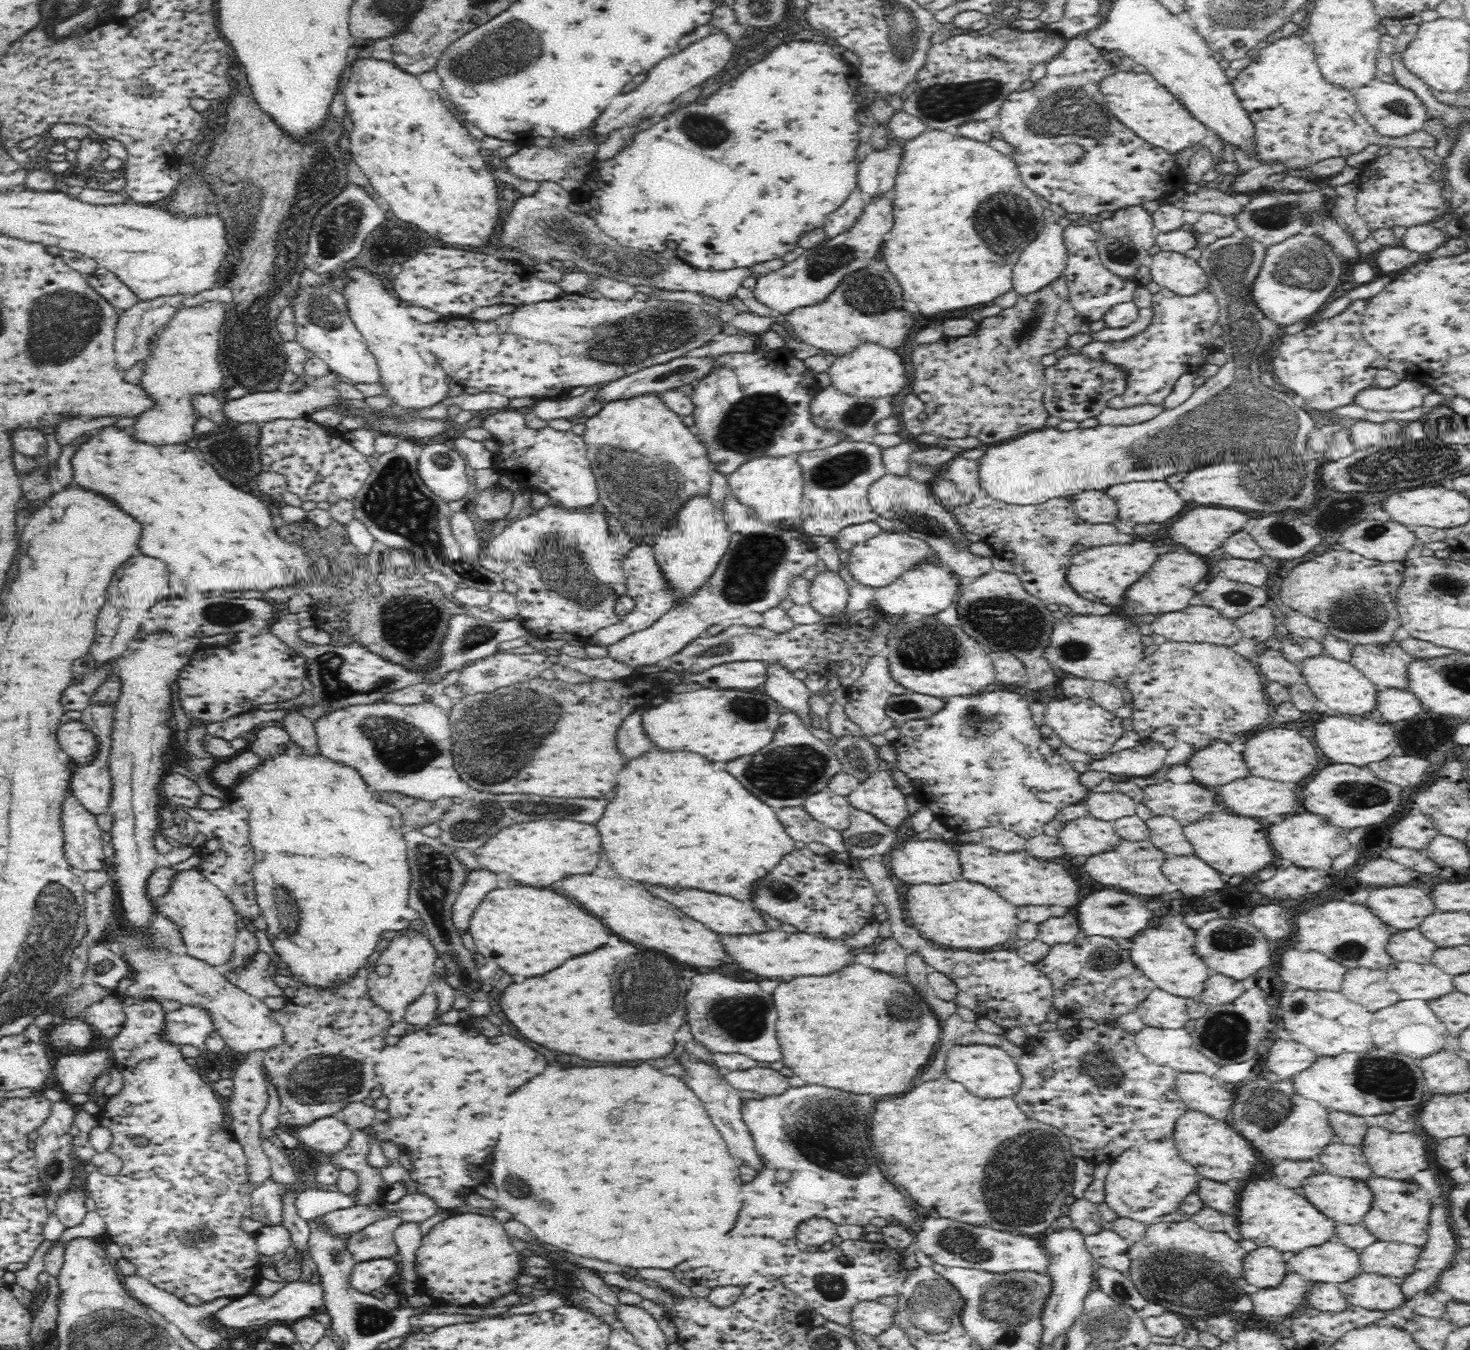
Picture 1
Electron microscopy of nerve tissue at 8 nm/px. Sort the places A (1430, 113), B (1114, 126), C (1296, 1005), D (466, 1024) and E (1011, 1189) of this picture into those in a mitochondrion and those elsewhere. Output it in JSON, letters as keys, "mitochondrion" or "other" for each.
{"A":"other","B":"mitochondrion","C":"mitochondrion","D":"other","E":"mitochondrion"}

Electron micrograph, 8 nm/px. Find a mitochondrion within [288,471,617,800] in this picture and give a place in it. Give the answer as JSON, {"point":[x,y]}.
{"point":[496,744]}

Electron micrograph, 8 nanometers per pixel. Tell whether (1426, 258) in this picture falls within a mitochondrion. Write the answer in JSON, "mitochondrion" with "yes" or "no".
{"mitochondrion":"no"}

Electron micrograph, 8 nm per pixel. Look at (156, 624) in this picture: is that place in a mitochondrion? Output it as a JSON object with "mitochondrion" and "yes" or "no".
{"mitochondrion":"no"}

